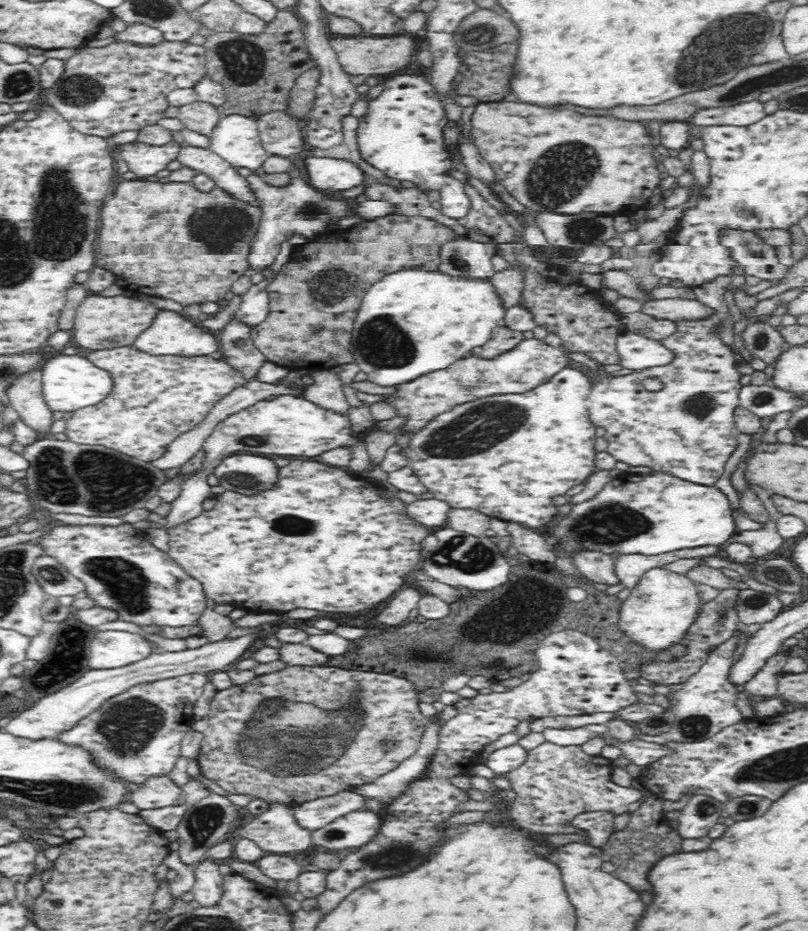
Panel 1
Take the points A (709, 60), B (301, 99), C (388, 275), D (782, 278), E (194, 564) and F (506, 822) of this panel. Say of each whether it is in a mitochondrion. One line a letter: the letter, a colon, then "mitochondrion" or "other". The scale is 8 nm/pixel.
A: mitochondrion
B: mitochondrion
C: other
D: other
E: other
F: other

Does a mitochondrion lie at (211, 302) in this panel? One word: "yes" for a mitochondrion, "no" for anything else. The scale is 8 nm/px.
no

